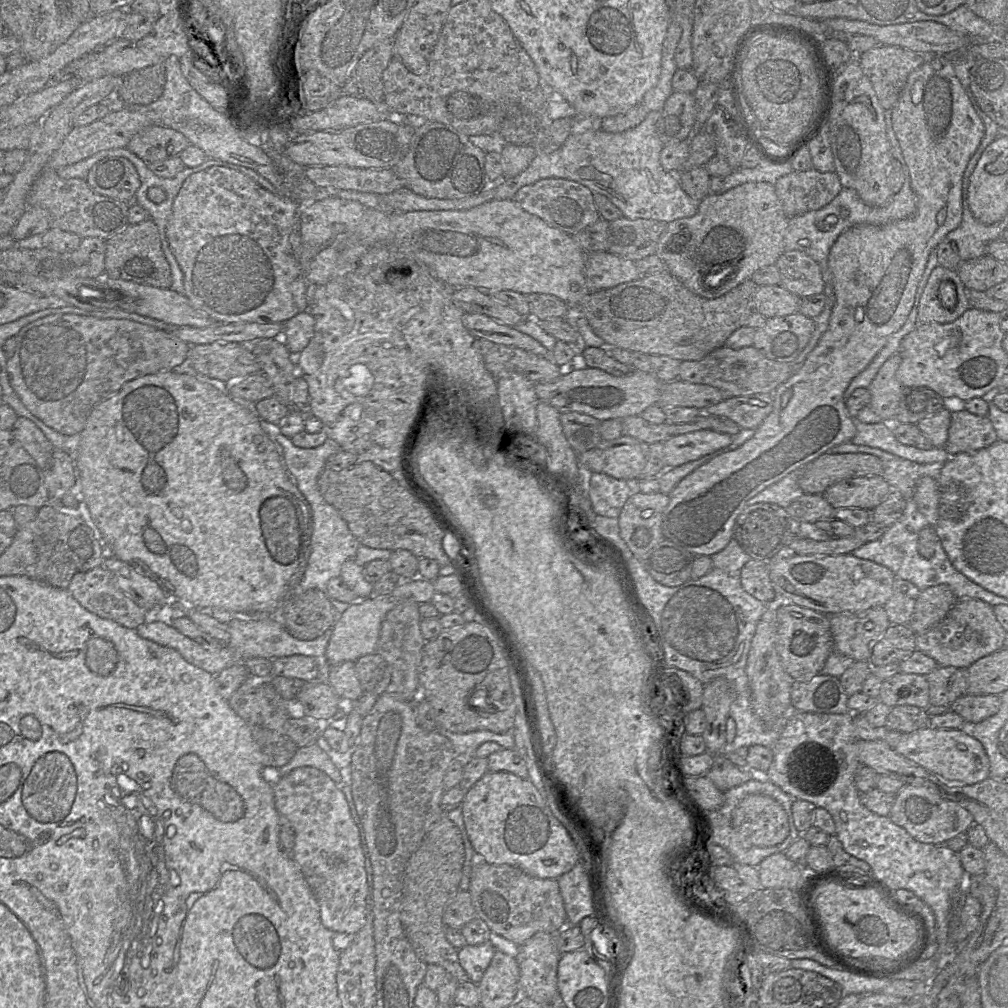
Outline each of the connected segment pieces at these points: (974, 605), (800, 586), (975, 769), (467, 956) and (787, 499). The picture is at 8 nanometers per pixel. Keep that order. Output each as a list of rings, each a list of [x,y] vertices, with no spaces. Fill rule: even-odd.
[[[959,598],[946,617],[916,637],[916,648],[933,658],[938,666],[968,668],[980,658],[1004,647],[1007,632],[997,620],[993,606],[974,598]]]
[[[788,547],[767,560],[771,582],[778,599],[824,614],[859,613],[884,606],[896,579],[887,567],[852,553],[841,555],[798,555]]]
[[[927,726],[902,735],[894,750],[952,785],[971,785],[989,777],[989,758],[983,745],[963,730]]]
[[[490,940],[479,945],[466,944],[458,949],[458,960],[469,980],[478,984],[490,964],[496,948]]]
[[[802,468],[792,471],[778,482],[768,486],[746,502],[746,506],[757,503],[773,503],[786,509],[791,502],[801,497],[804,492],[799,487],[798,480]]]

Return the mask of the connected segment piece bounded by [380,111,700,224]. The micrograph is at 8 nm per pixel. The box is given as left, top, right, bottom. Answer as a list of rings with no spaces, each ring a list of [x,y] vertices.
[[[649,111],[636,127],[620,133],[609,133],[602,129],[590,129],[583,133],[570,134],[557,150],[538,154],[519,175],[501,179],[483,189],[477,195],[461,199],[427,198],[402,187],[389,194],[381,194],[391,211],[441,211],[468,210],[492,200],[513,199],[523,186],[545,178],[562,178],[578,182],[593,193],[607,197],[630,220],[652,219],[667,224],[694,216],[700,201],[692,199],[681,187],[677,174],[666,171],[660,162],[663,143],[656,133],[656,122],[660,111]]]

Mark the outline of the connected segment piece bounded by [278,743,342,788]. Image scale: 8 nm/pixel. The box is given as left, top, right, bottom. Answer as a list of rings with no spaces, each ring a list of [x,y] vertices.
[[[317,743],[298,748],[292,759],[278,769],[278,773],[282,777],[299,767],[312,767],[324,772],[337,788],[342,780],[328,754]]]

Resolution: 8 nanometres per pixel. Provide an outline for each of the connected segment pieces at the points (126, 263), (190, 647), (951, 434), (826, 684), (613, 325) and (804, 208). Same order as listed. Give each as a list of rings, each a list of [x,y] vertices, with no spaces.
[[[151,218],[139,224],[130,224],[106,240],[105,273],[114,279],[170,289],[172,285],[170,265],[162,250],[158,227]]]
[[[278,616],[264,617],[258,620],[234,617],[227,623],[227,626],[230,632],[230,639],[227,643],[219,642],[218,648],[212,648],[208,644],[201,644],[183,635],[169,621],[163,621],[162,619],[146,621],[136,631],[142,638],[175,649],[187,662],[214,676],[225,668],[234,664],[245,664],[245,660],[254,657],[270,660],[292,655],[325,658],[326,649],[332,635],[332,629],[328,629],[314,640],[305,641],[297,639],[287,631]]]
[[[954,406],[944,446],[950,456],[970,453],[990,446],[997,441],[996,431],[988,416],[978,416]]]
[[[817,674],[806,682],[795,680],[791,691],[792,706],[800,712],[844,714],[849,712],[849,696],[838,677]]]
[[[665,271],[641,276],[637,280],[613,288],[590,292],[579,305],[569,308],[569,314],[578,319],[586,318],[593,332],[602,338],[607,346],[647,355],[668,356],[681,362],[696,361],[725,346],[726,340],[734,331],[746,327],[746,321],[754,312],[754,297],[758,287],[748,279],[719,298],[707,299],[691,292],[671,273]]]
[[[811,168],[782,176],[775,188],[782,208],[790,218],[825,207],[839,194],[842,185],[835,171],[820,172]]]

